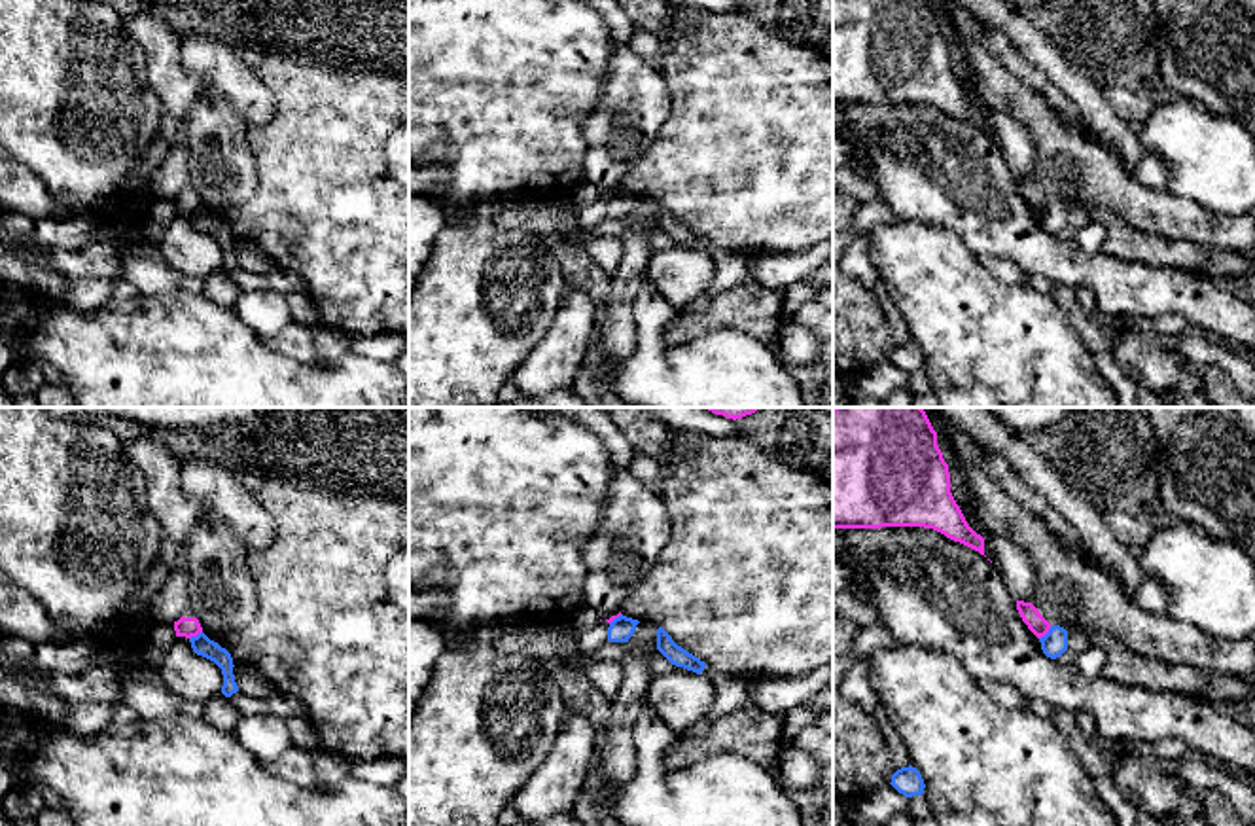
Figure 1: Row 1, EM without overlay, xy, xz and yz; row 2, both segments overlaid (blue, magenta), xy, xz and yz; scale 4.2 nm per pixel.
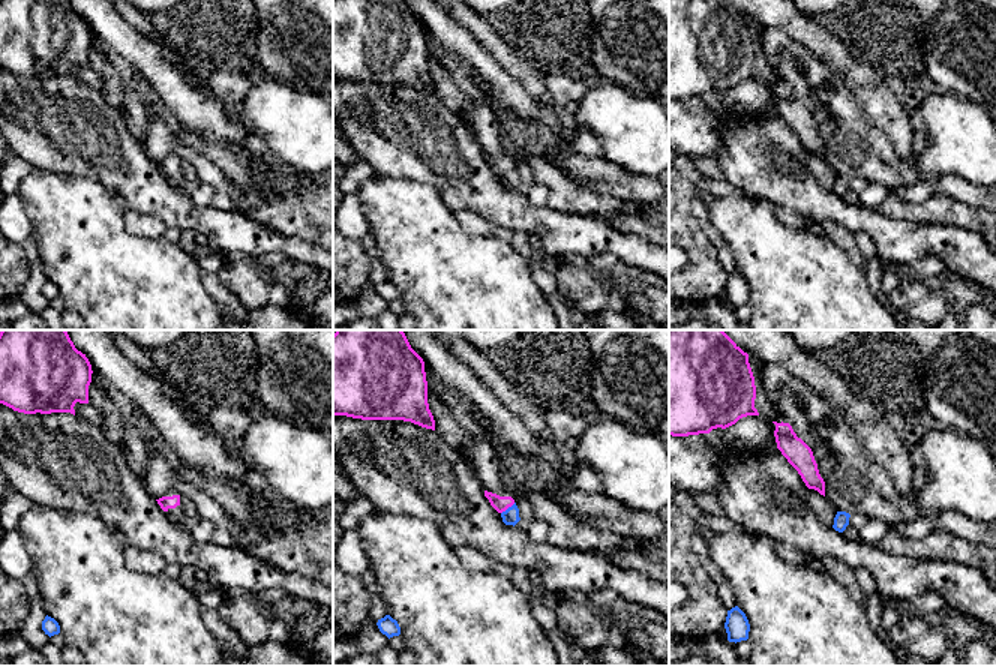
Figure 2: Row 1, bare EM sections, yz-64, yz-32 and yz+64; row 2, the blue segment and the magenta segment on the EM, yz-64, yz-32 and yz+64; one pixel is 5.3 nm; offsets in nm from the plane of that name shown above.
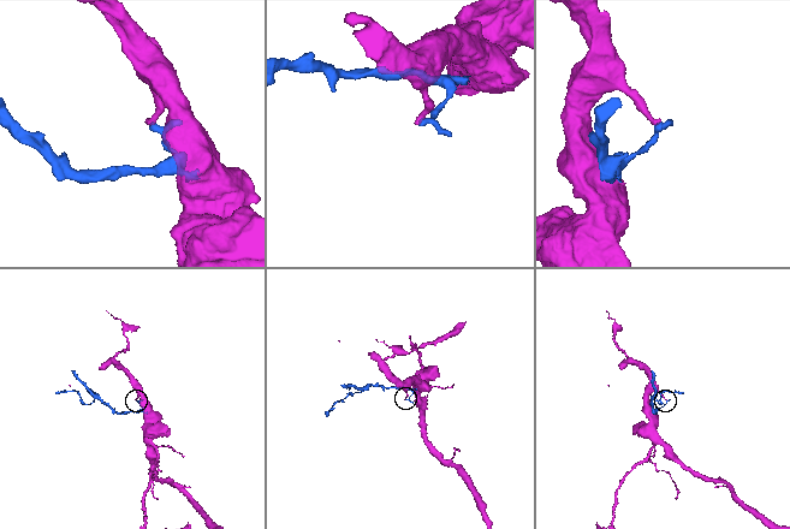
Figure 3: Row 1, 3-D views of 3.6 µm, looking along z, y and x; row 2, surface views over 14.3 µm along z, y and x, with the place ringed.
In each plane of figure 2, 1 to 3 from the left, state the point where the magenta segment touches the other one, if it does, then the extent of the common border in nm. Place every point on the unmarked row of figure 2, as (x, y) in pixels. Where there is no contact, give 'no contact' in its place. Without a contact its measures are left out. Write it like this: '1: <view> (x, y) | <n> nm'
1: no contact
2: yz-32 (509, 171) | 100 nm
3: no contact

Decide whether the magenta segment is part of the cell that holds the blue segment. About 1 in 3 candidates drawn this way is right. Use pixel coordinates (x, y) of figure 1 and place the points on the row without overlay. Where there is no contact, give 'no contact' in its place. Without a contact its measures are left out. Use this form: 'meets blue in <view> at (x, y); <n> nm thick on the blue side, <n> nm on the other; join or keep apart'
meets blue in yz at (1047, 209); 110 nm thick on the blue side, 80 nm on the other; keep apart

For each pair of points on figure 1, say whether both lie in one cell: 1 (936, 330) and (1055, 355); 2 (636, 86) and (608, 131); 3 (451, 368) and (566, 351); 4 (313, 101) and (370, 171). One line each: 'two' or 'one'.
1: one
2: one
3: two
4: one

